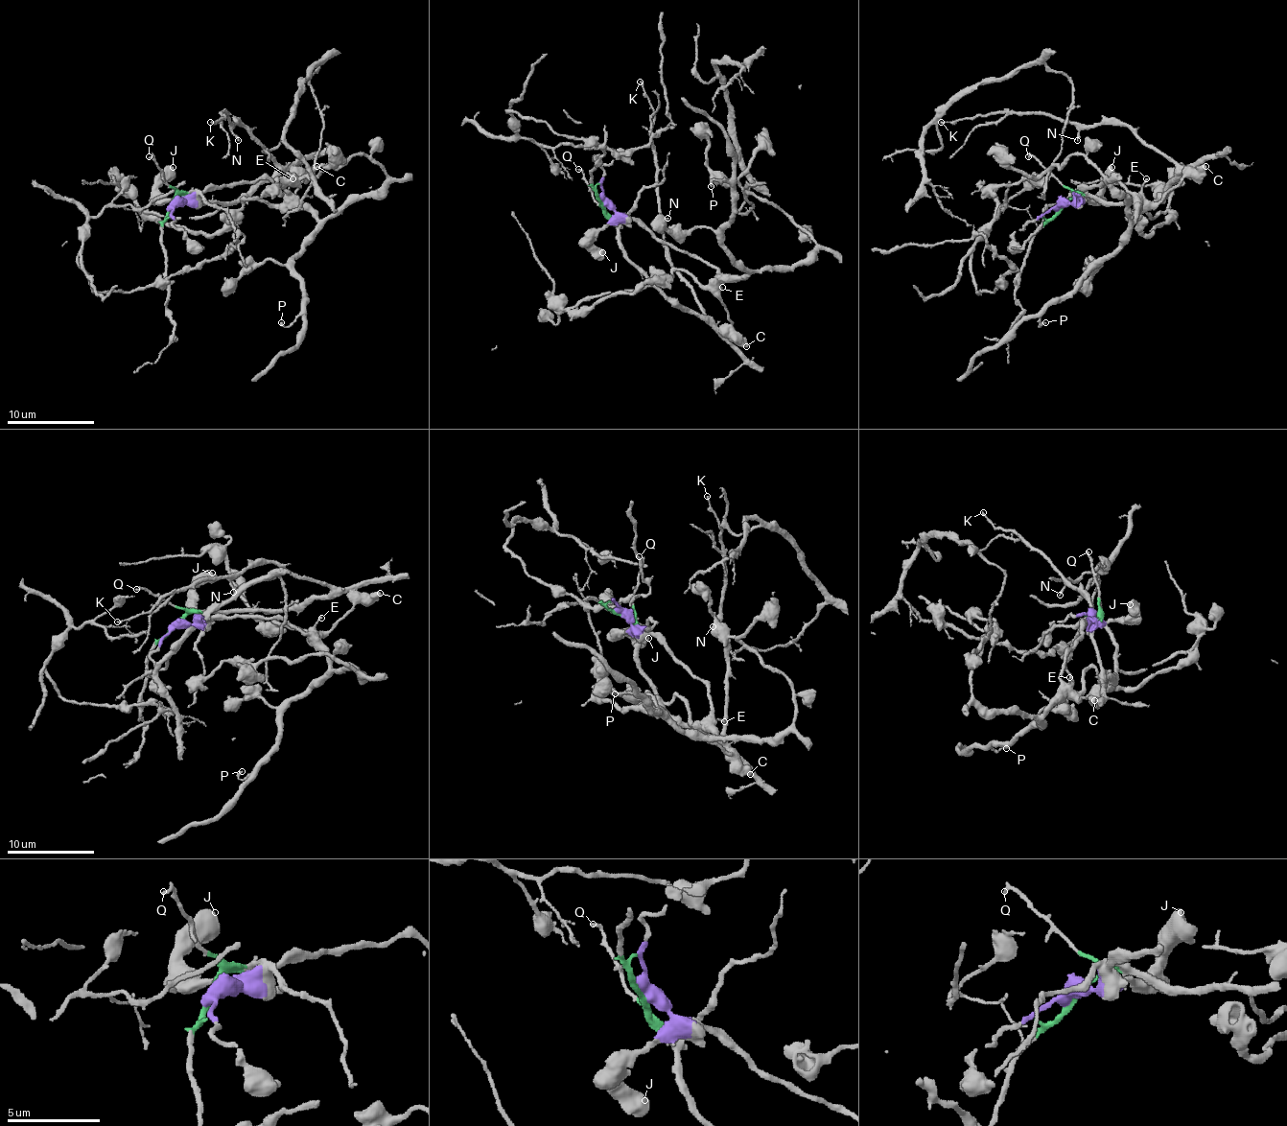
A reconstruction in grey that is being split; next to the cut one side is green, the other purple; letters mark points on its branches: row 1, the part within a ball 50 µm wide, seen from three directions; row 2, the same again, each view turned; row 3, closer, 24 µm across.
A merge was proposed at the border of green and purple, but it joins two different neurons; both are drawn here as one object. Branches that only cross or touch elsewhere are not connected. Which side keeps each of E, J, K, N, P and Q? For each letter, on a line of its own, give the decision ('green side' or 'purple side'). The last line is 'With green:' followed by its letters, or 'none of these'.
E: purple side
J: purple side
K: green side
N: green side
P: purple side
Q: green side
With green: K, N, Q

